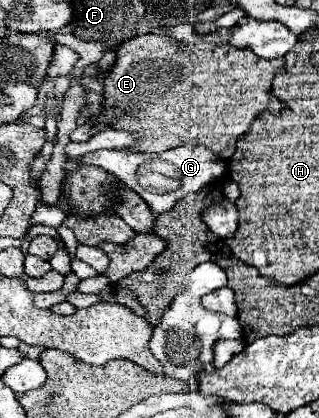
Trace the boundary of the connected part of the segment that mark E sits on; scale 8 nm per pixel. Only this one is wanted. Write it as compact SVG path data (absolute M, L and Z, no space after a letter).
M144 34L124 40L116 48L116 62L104 74L104 106L122 110L122 118L118 118L112 128L136 134L136 142L128 148L134 152L150 152L160 154L170 148L178 148L182 144L202 144L214 150L216 156L228 160L236 150L236 140L250 128L252 120L260 116L264 110L280 112L282 102L270 96L270 86L274 72L282 68L282 58L260 58L250 50L240 50L234 46L222 46L212 42L198 42L196 52L178 52L170 40L158 34Z

